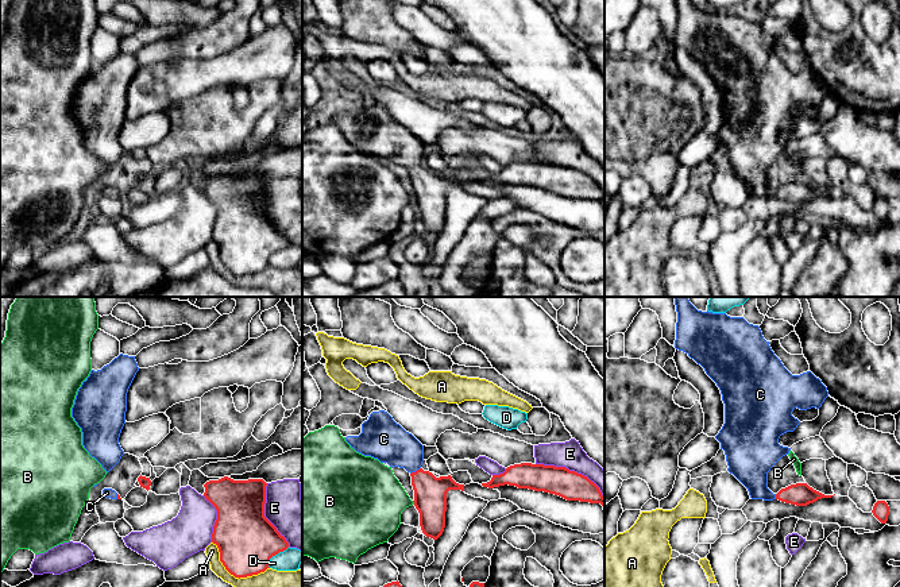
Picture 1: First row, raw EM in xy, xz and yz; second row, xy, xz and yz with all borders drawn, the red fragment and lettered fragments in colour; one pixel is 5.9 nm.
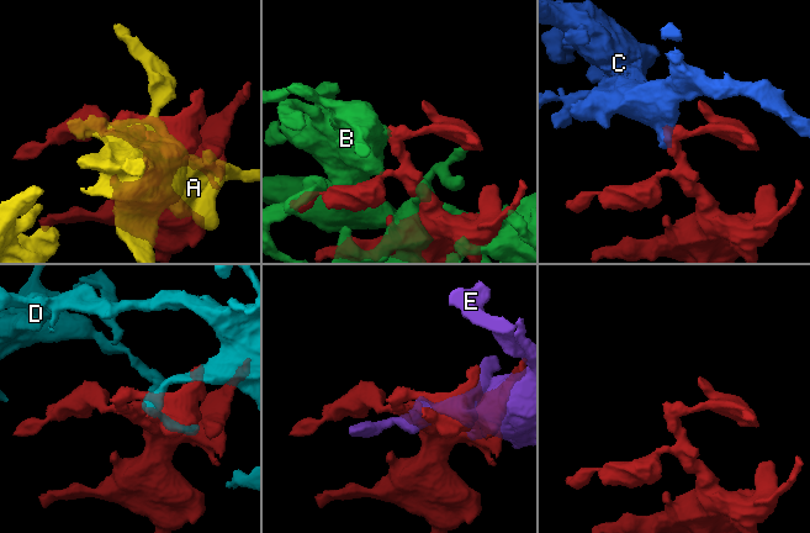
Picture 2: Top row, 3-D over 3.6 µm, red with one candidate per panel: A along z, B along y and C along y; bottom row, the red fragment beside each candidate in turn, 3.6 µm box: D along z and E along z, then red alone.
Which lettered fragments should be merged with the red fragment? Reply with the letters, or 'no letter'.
C

